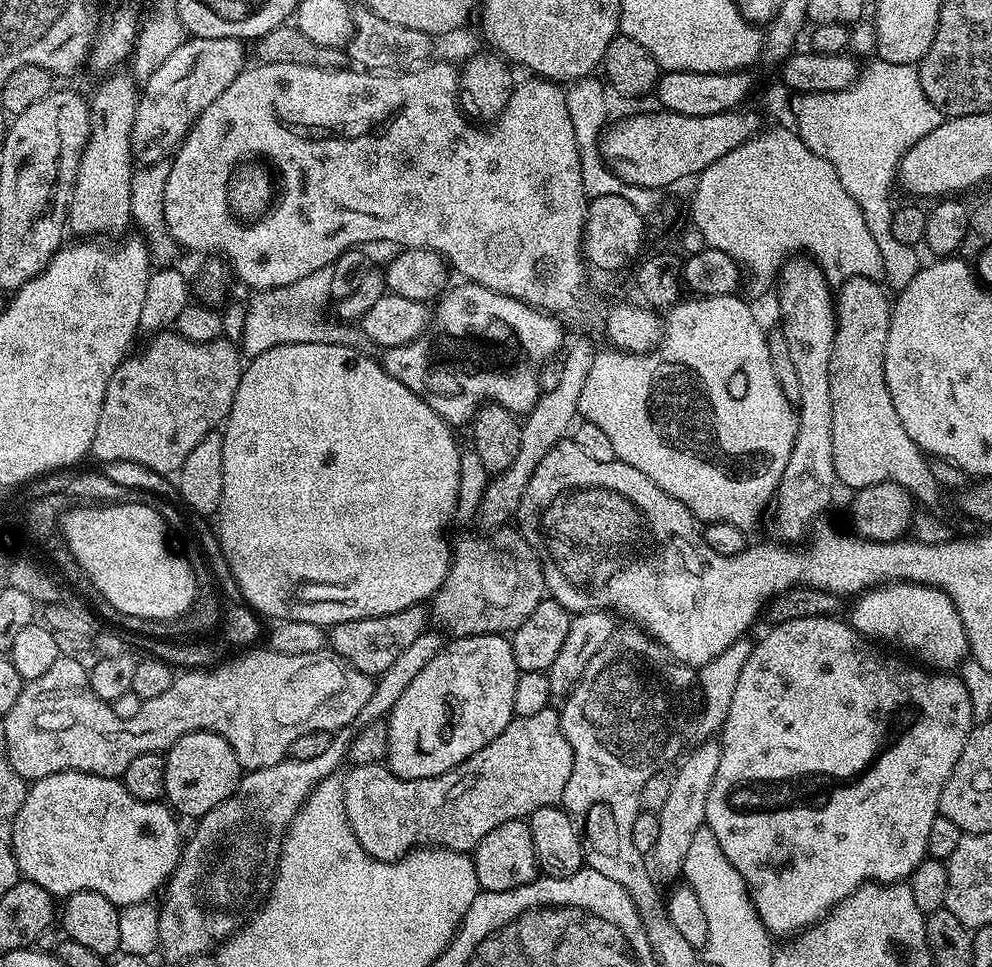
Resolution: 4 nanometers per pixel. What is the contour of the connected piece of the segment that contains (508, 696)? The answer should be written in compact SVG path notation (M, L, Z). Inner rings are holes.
M478 634L449 639L440 653L403 691L386 717L386 767L403 780L421 780L446 774L486 742L504 735L516 716L514 686L521 671L514 662L512 641L504 634Z

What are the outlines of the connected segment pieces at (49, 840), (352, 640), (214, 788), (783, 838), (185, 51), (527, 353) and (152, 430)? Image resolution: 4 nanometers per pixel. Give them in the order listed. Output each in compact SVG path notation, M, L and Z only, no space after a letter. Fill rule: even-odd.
M59 772L50 774L41 780L31 781L26 798L22 802L22 810L18 810L16 821L12 827L12 853L21 877L42 886L42 890L46 890L53 898L67 898L76 892L97 892L110 898L110 902L117 908L129 908L131 904L143 904L151 901L152 895L156 891L157 895L165 887L168 877L176 868L176 863L180 860L182 836L180 840L180 828L176 825L175 819L177 820L177 817L167 803L134 798L130 794L130 790L126 790L126 786L119 779L111 780L105 776L95 776L85 772Z
M415 604L394 614L382 614L374 618L347 620L341 624L333 624L327 633L327 643L331 651L346 662L350 662L350 666L362 670L367 676L376 678L397 661L398 654L402 654L402 650L409 649L414 639L422 635L429 624L429 609L424 604Z
M195 732L178 738L178 742L174 742L174 746L164 756L164 765L164 796L181 817L199 818L214 810L218 802L230 798L230 794L235 792L242 775L240 763L238 758L234 758L230 742L213 732Z
M831 616L800 617L797 620L782 622L781 625L776 627L769 627L767 631L768 633L760 641L757 639L753 643L750 658L746 658L746 662L738 674L738 686L734 686L734 698L730 702L730 710L726 714L724 727L718 738L720 749L722 750L722 758L718 762L718 774L714 774L714 786L710 786L710 798L706 798L706 818L704 819L704 823L714 834L714 838L718 838L718 846L722 846L722 854L726 854L726 858L730 860L730 866L734 866L734 870L738 870L738 874L748 884L748 893L752 895L754 906L758 910L760 920L766 926L768 933L776 938L791 938L797 932L802 932L804 929L810 928L813 924L817 924L817 922L823 920L835 904L842 902L842 898L854 894L854 890L858 890L863 884L871 884L873 882L878 884L894 884L907 881L911 877L912 872L928 856L926 841L930 835L930 826L934 823L934 818L940 815L942 786L946 786L946 778L950 778L950 770L954 770L954 762L958 762L958 754L962 754L962 746L966 746L966 738L970 734L974 719L970 696L959 675L941 674L939 671L925 670L923 667L913 666L911 663L908 663L909 665L903 664L902 661L895 660L892 656L883 656L879 652L881 649L875 643L869 642L865 637L861 636L852 627L851 623L844 621L843 624L840 618L833 618Z
M192 36L143 81L132 131L132 155L141 165L161 163L175 153L206 106L214 103L222 90L226 90L226 86L244 71L244 52L246 56L243 40Z
M464 282L461 285L452 293L449 291L435 305L437 308L434 308L428 329L417 340L383 353L384 369L402 382L402 386L421 396L430 410L434 410L434 414L441 416L449 426L467 425L475 416L477 407L489 402L506 406L506 410L517 414L529 413L542 395L540 370L555 357L552 355L564 340L563 326L556 321L559 319L555 315L531 308L521 300L498 294L481 284Z
M175 330L155 333L149 340L152 341L137 356L129 355L114 370L106 386L102 414L98 414L98 430L94 430L91 455L104 464L141 464L152 472L176 474L182 462L186 462L186 454L190 454L190 450L227 417L238 390L242 352L228 338L199 344L182 338Z

